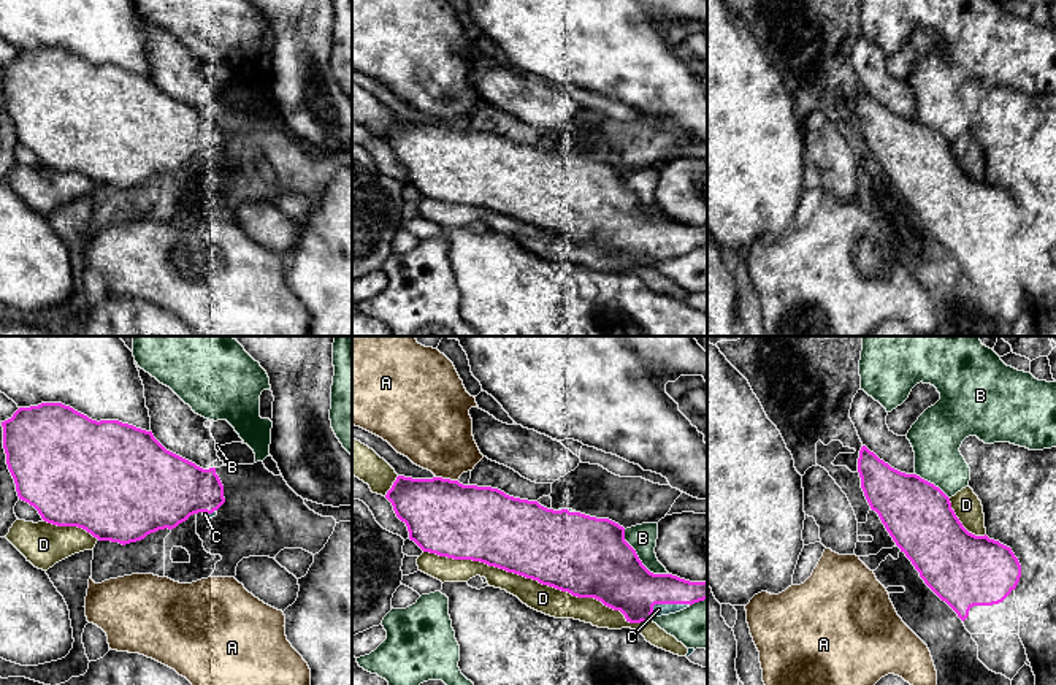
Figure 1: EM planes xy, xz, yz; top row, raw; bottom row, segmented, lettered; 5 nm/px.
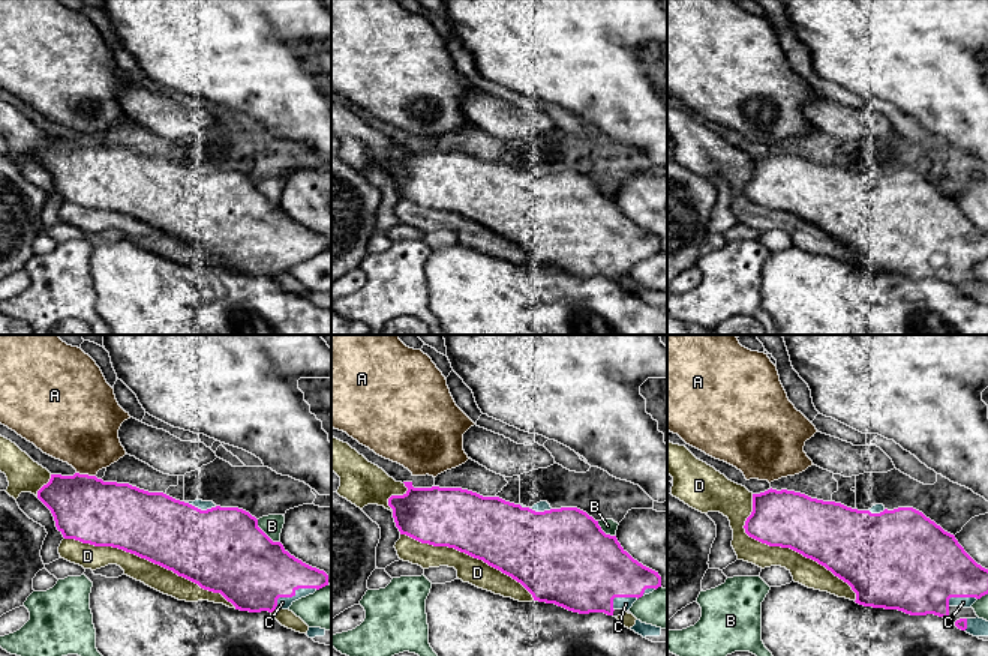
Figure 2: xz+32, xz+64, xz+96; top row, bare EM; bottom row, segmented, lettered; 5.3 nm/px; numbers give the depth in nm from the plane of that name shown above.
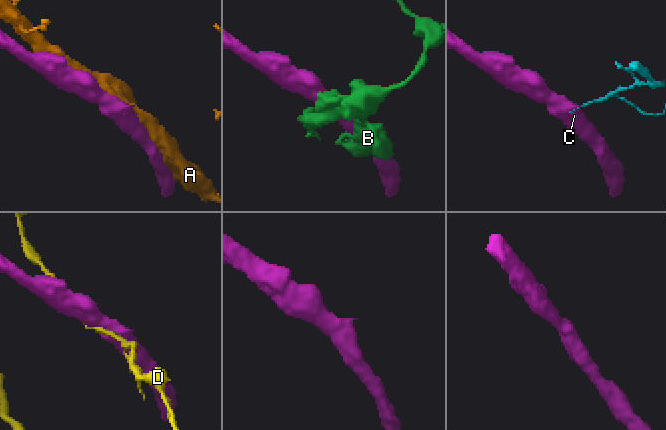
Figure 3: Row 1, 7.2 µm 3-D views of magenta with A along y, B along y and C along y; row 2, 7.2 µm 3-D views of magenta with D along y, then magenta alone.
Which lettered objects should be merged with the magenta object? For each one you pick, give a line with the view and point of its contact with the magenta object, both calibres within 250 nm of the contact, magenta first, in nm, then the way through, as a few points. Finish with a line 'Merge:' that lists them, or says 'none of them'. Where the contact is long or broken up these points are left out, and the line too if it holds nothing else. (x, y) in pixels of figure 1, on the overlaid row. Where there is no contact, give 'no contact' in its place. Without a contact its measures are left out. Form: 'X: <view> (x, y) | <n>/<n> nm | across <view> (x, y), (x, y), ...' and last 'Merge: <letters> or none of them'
C: xz (665, 603) | 280/60 nm
Merge: C

